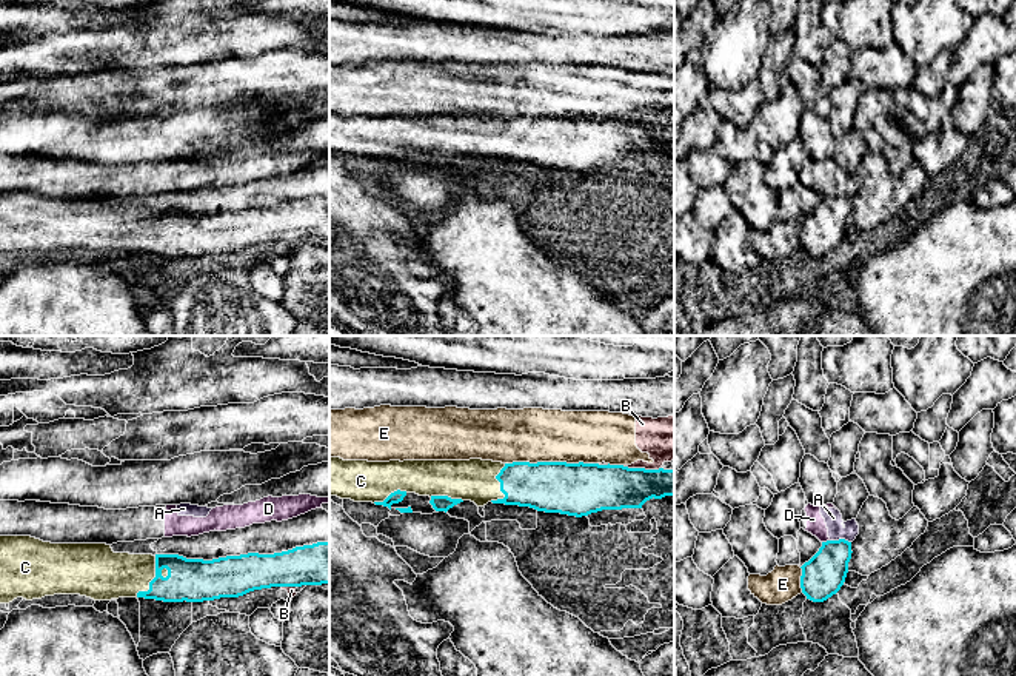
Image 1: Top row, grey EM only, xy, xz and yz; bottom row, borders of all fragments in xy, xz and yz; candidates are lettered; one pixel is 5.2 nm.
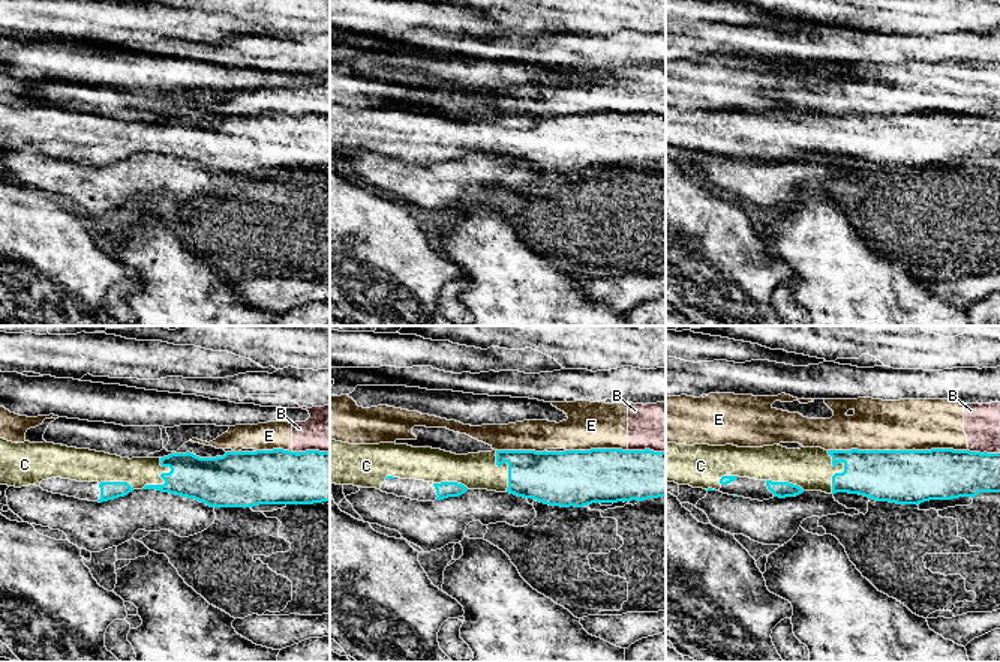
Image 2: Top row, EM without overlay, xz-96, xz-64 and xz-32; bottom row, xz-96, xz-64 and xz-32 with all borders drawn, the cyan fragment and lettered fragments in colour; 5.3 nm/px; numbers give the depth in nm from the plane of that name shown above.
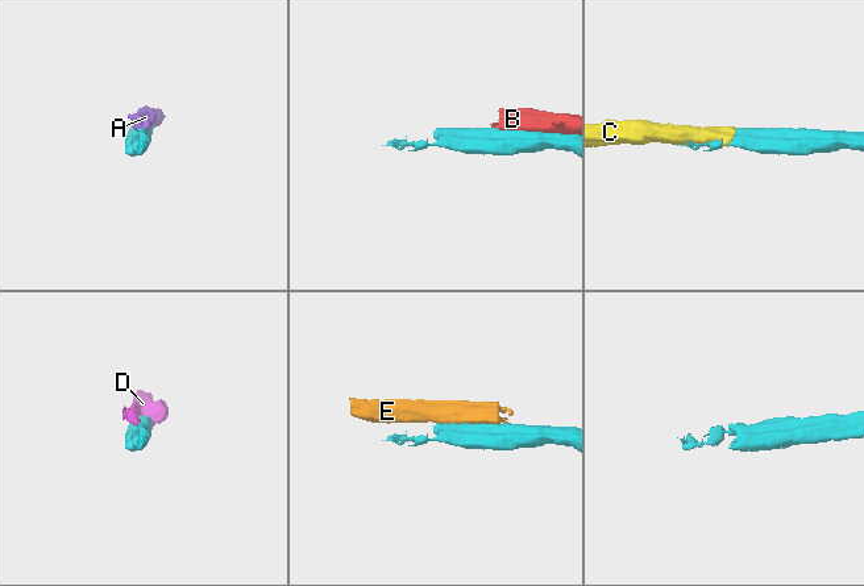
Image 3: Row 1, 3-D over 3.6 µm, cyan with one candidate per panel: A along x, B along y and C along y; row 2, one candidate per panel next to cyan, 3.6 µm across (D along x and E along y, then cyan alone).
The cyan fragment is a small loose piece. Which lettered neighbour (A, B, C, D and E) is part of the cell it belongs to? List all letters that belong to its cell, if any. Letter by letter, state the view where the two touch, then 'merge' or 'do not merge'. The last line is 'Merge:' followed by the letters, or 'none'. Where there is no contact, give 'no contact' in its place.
A: contact in yz; do not merge
B: contact in xz; do not merge
C: contact in xy; merge
D: contact in yz; do not merge
E: contact in xz; do not merge
Merge: C

